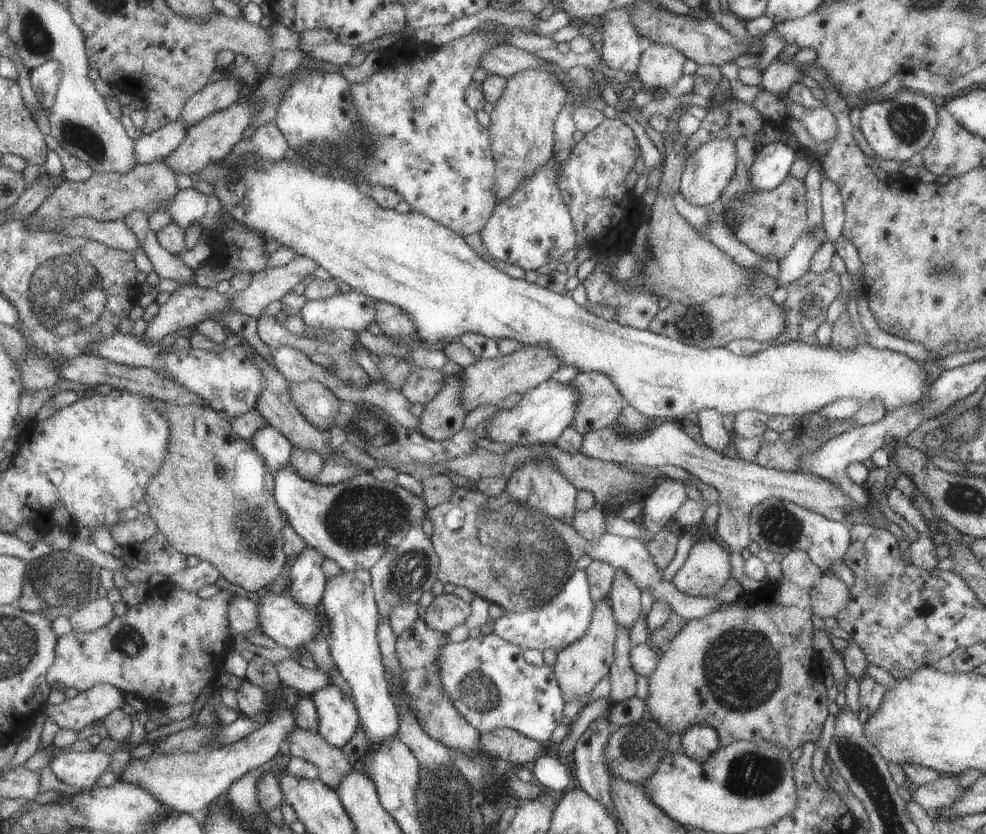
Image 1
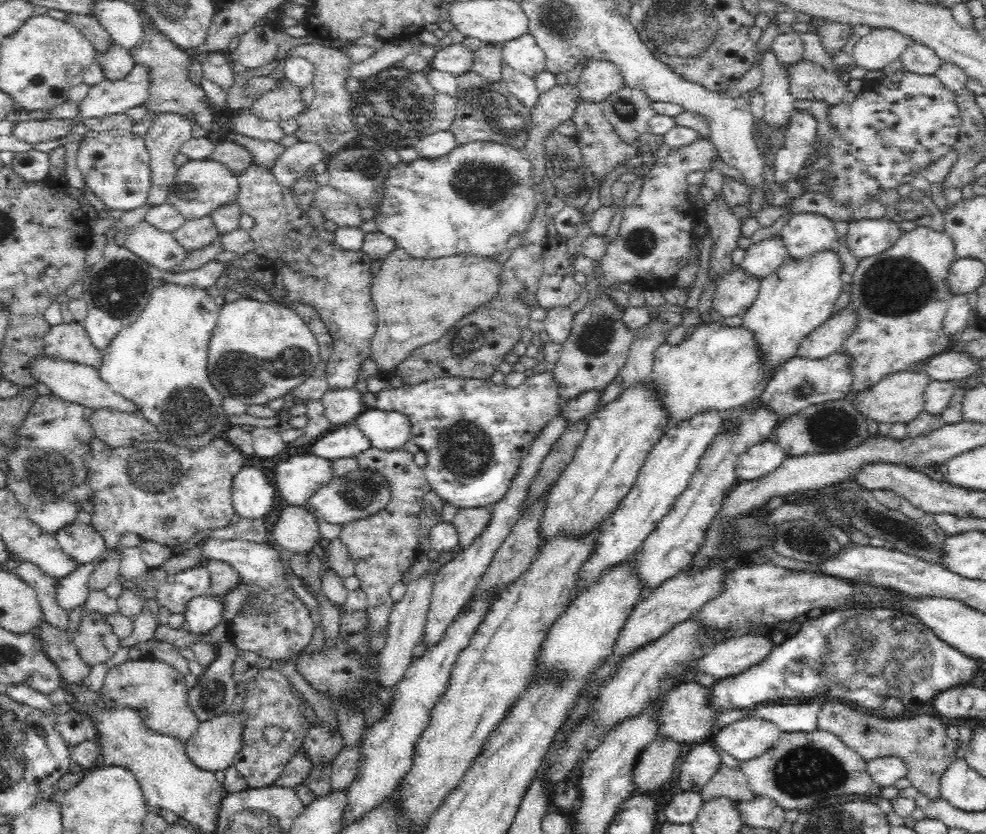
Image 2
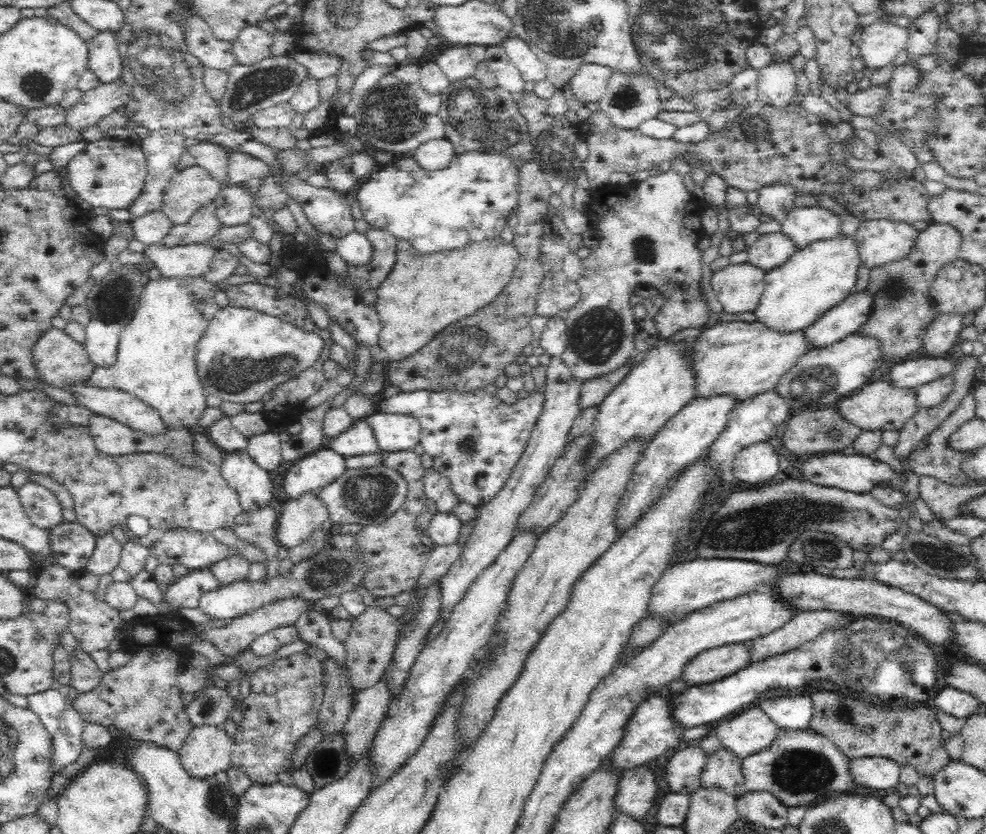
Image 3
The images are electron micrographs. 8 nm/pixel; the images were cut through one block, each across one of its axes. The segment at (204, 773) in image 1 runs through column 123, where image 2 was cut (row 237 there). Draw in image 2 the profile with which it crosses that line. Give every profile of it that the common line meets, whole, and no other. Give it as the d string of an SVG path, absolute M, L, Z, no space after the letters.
M774 236L774 238L762 239L750 246L744 260L736 268L747 276L762 281L766 276L774 274L786 261L787 253L782 247L782 240L779 236Z

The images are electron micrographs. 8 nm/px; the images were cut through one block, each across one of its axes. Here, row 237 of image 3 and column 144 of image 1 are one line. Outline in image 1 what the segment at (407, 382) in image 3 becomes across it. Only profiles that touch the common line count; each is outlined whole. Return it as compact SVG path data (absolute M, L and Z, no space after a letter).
M141 513L130 522L120 522L115 525L111 532L116 544L123 548L132 548L136 544L141 544L152 539L158 531L156 522L148 515Z

